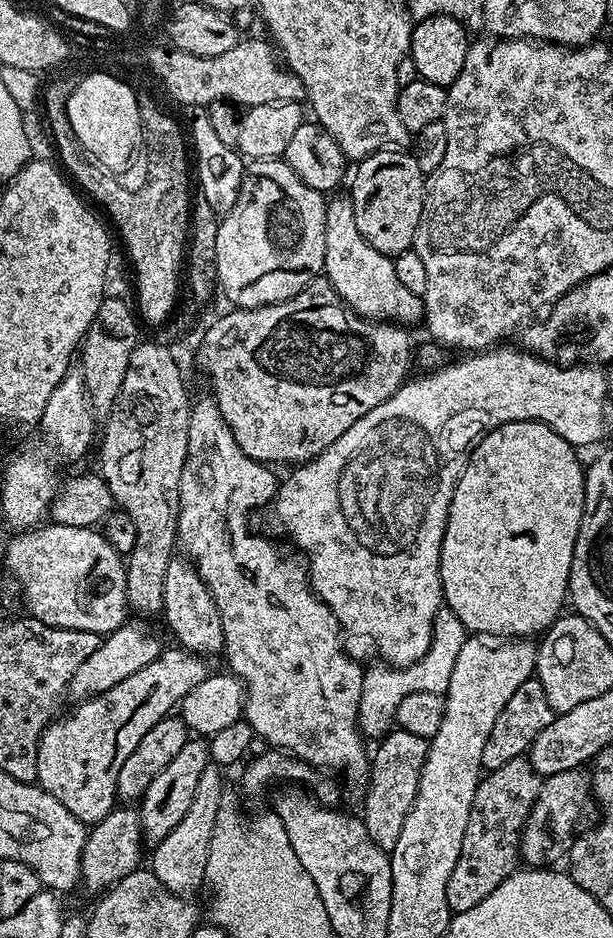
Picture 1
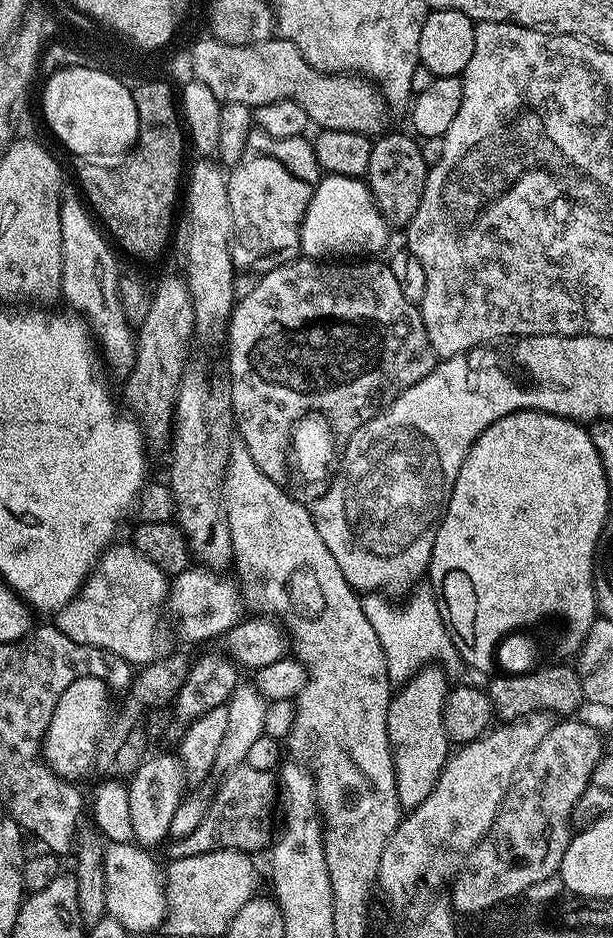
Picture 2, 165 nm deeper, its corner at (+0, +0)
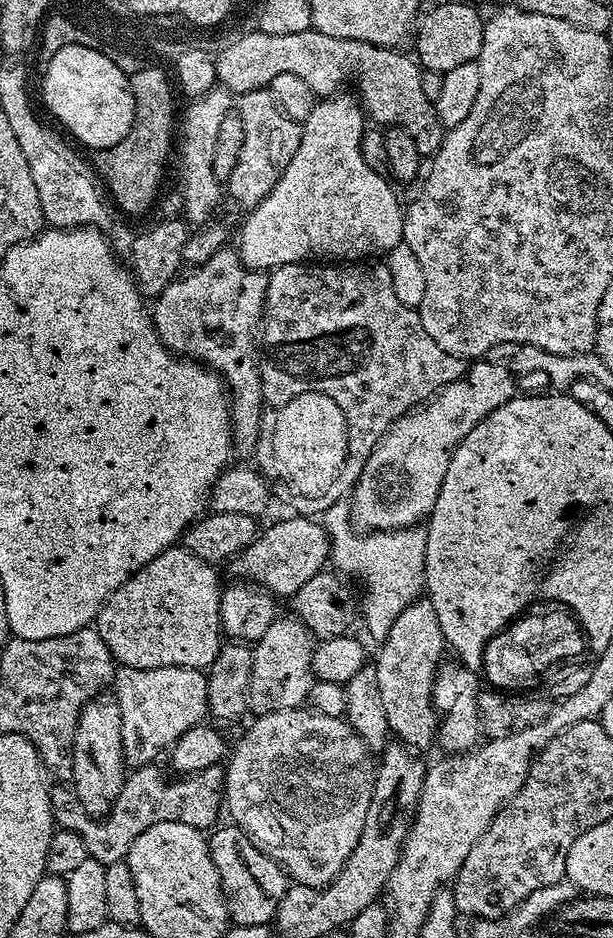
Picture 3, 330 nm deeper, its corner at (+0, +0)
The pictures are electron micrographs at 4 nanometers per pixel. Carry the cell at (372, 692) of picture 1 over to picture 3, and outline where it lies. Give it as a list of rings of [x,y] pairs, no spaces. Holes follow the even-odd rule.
[[[344,502],[323,509],[322,515],[324,529],[328,532],[331,567],[345,578],[364,583],[364,601],[363,598],[359,601],[359,615],[362,618],[364,615],[364,628],[373,636],[373,641],[384,640],[386,634],[390,634],[390,626],[394,626],[394,618],[398,618],[398,614],[425,591],[427,527],[361,534],[352,523],[351,507]]]

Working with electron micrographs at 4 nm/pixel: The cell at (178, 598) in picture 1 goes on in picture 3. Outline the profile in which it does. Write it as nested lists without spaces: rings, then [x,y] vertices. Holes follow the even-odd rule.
[[[225,246],[219,248],[210,259],[201,264],[195,265],[191,270],[185,271],[170,282],[170,286],[166,286],[166,290],[162,290],[160,296],[155,297],[150,304],[150,315],[152,325],[158,334],[161,344],[168,349],[169,352],[180,358],[187,358],[196,361],[197,364],[203,364],[204,367],[212,369],[217,373],[221,380],[224,381],[227,391],[230,393],[230,415],[232,417],[232,434],[234,437],[234,448],[237,453],[240,452],[244,456],[251,457],[256,450],[256,443],[260,437],[260,430],[264,412],[266,413],[266,405],[264,403],[264,395],[262,394],[262,382],[260,381],[260,370],[258,367],[258,333],[264,318],[264,303],[266,302],[266,290],[268,289],[268,278],[263,271],[248,268],[240,261],[239,251],[233,250],[231,247]]]

